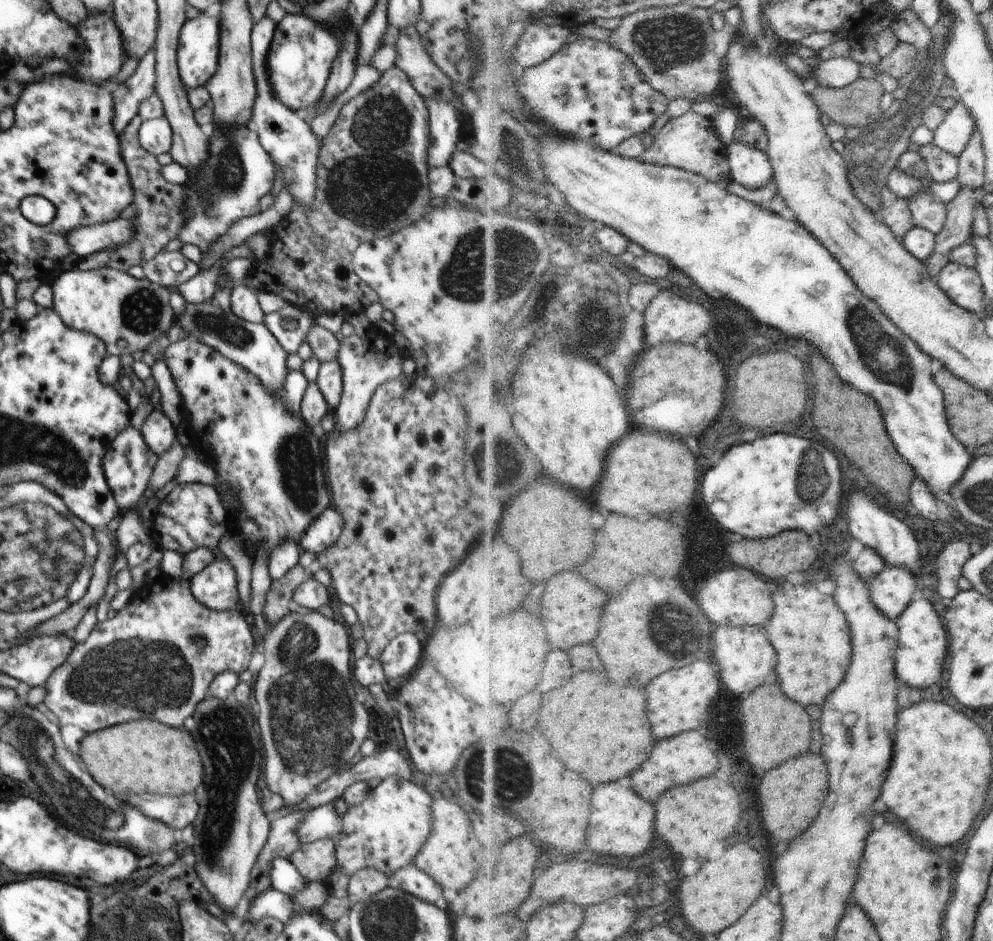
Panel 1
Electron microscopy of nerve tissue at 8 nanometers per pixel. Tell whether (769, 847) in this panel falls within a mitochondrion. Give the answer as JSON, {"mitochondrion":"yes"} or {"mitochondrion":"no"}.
{"mitochondrion":"no"}

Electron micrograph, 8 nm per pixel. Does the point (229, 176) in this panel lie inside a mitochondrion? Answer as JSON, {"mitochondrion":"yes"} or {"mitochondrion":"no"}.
{"mitochondrion":"yes"}

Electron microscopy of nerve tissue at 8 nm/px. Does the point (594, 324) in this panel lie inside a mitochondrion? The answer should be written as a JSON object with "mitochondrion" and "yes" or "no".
{"mitochondrion":"yes"}

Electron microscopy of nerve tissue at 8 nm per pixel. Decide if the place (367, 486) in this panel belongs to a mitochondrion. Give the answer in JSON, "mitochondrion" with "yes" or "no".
{"mitochondrion":"no"}

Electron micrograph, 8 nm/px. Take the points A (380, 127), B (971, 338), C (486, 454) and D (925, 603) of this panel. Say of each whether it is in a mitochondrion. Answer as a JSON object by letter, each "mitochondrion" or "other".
{"A":"mitochondrion","B":"other","C":"mitochondrion","D":"other"}

